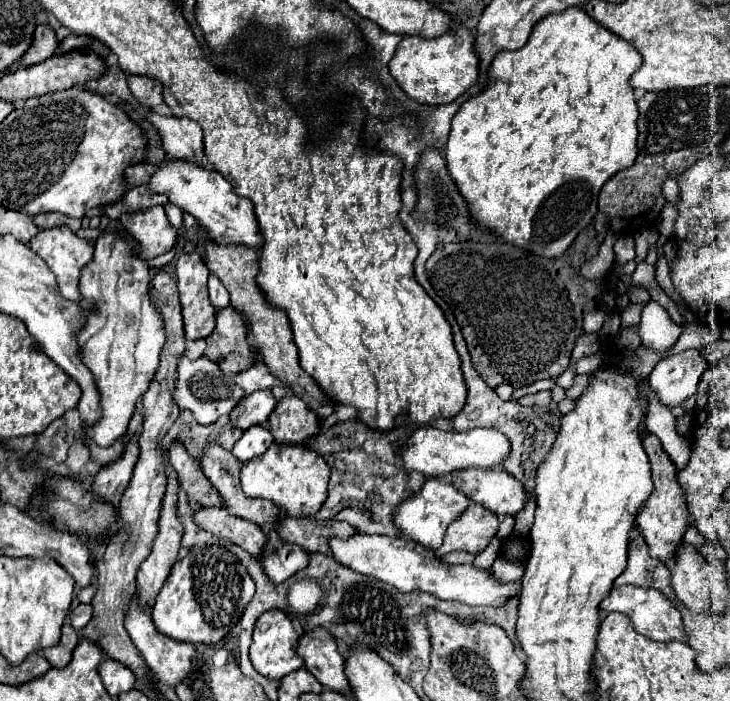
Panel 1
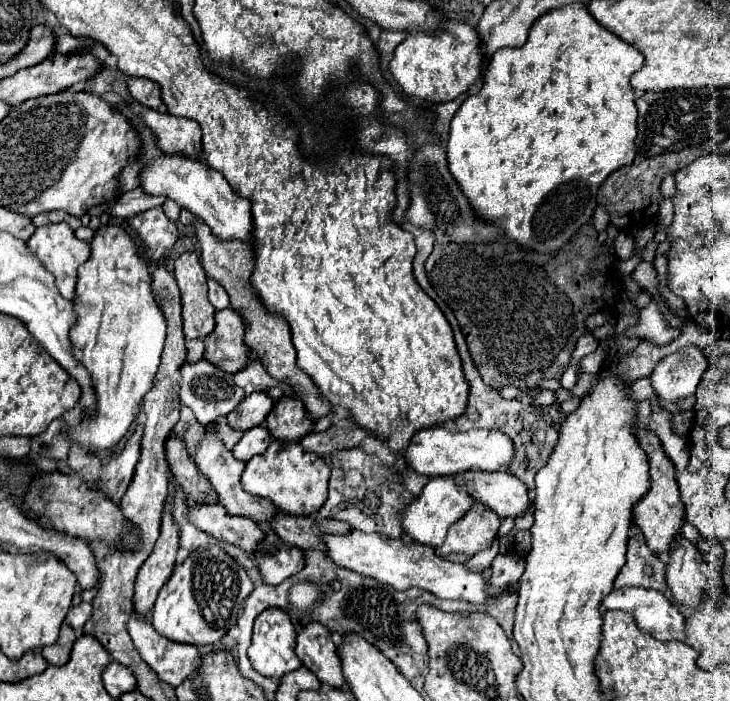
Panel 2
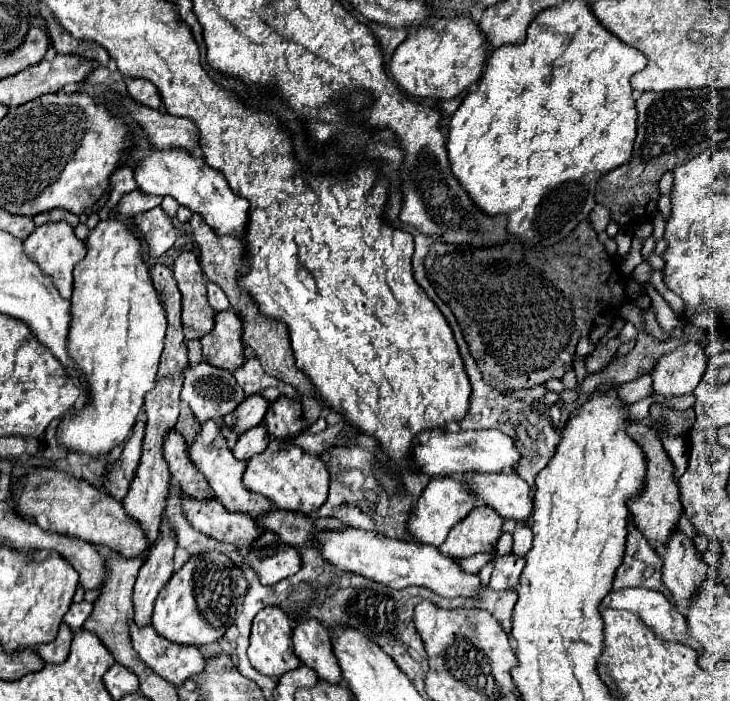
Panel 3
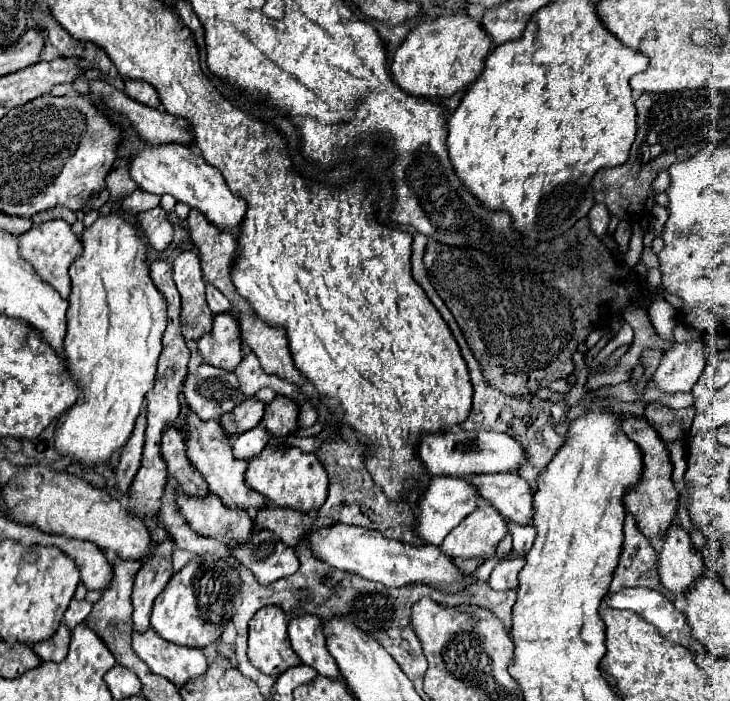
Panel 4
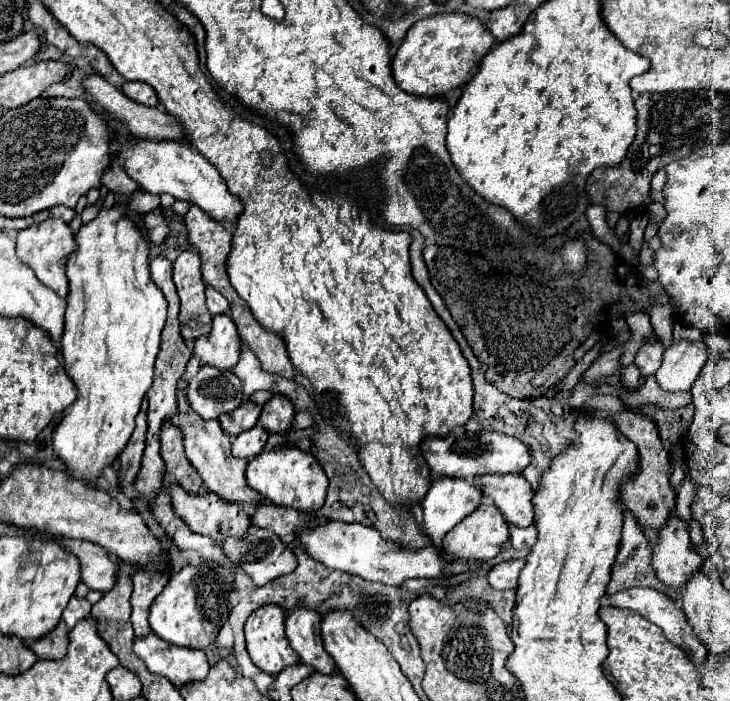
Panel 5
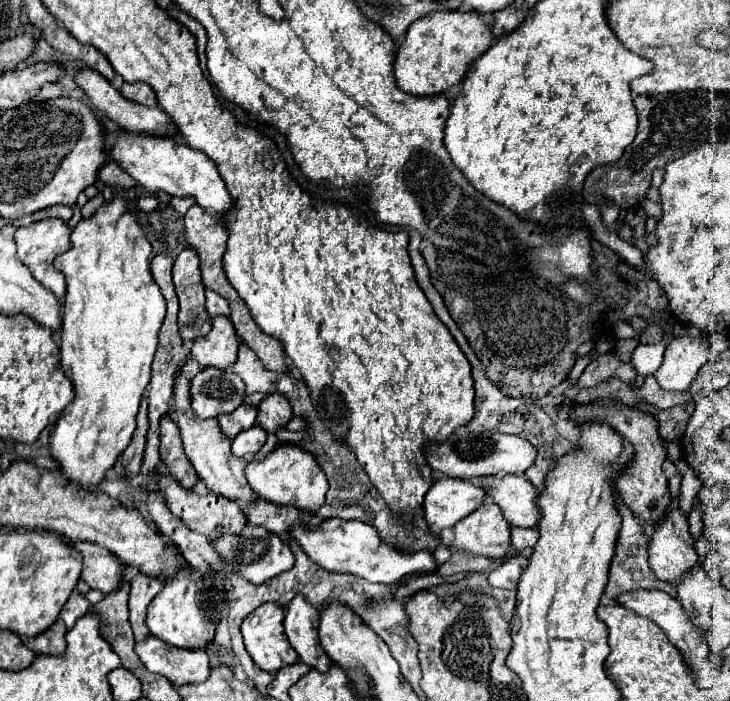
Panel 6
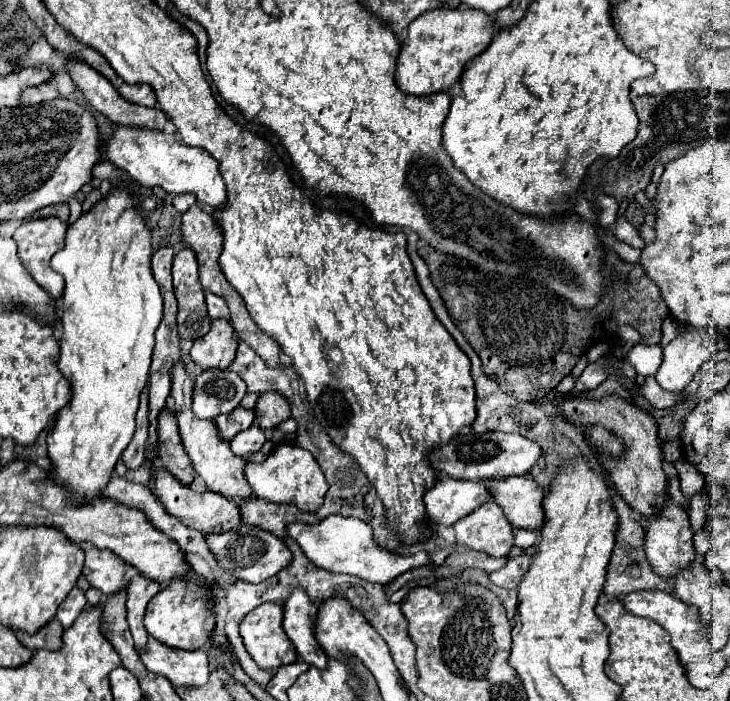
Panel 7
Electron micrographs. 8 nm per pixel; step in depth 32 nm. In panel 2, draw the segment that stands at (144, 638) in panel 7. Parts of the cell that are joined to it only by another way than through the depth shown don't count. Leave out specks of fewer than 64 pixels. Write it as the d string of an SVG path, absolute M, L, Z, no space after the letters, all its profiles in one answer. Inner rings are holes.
M170 484L170 496L166 500L166 510L160 522L160 536L156 540L156 546L142 564L142 568L138 570L136 588L134 588L134 610L140 620L150 618L156 596L174 570L174 558L178 550L178 526L172 522L172 516L168 512L172 494L174 494L174 484Z

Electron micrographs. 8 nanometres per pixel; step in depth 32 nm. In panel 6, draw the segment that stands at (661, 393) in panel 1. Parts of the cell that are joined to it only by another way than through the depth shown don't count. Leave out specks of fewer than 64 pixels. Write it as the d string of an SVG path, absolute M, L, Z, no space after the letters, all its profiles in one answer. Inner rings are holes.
M676 336L664 352L664 362L654 374L664 390L686 390L696 372L712 356L708 336Z

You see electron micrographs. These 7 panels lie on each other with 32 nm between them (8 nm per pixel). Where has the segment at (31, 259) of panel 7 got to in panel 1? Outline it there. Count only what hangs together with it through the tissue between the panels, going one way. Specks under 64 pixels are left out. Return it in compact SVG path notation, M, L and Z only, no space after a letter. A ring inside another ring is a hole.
M58 226L58 228L40 228L38 234L30 240L28 246L30 246L30 250L36 252L36 254L48 264L48 268L56 274L60 294L62 294L66 300L78 302L78 300L80 300L80 294L78 294L80 268L92 258L92 244L90 244L88 240L78 238L70 228Z

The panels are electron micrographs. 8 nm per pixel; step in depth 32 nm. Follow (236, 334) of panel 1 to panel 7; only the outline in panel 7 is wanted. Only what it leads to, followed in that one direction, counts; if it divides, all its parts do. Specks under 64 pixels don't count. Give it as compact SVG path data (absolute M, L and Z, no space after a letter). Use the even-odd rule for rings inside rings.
M212 320L212 328L206 336L194 340L190 358L202 370L220 368L226 370L236 356L236 336L226 320Z

